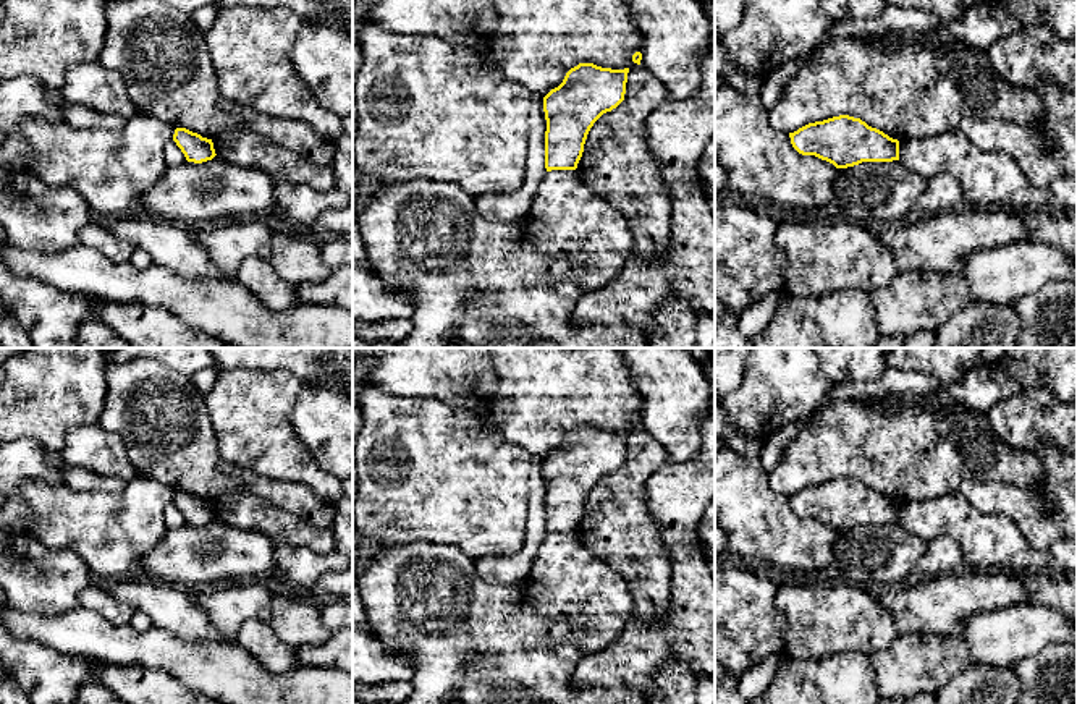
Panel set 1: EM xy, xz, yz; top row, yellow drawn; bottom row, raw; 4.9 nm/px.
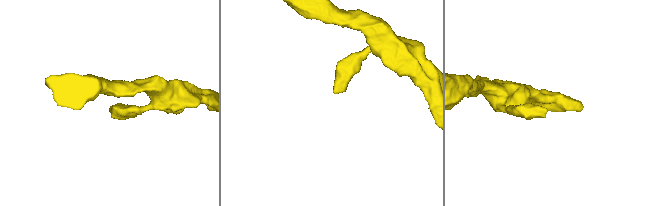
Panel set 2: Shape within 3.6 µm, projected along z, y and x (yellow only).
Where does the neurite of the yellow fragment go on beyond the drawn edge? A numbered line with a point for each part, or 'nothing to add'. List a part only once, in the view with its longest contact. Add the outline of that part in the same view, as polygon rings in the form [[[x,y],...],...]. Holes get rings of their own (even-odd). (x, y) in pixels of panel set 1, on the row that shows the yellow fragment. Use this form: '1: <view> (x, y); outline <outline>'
nothing to add

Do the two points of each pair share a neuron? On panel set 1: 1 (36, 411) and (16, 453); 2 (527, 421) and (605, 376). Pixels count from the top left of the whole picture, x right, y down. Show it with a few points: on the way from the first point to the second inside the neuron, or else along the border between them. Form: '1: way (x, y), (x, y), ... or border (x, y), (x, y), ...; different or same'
1: border (16, 437), (36, 439), (46, 449); different
2: way (547, 402), (573, 377), (586, 377); same

